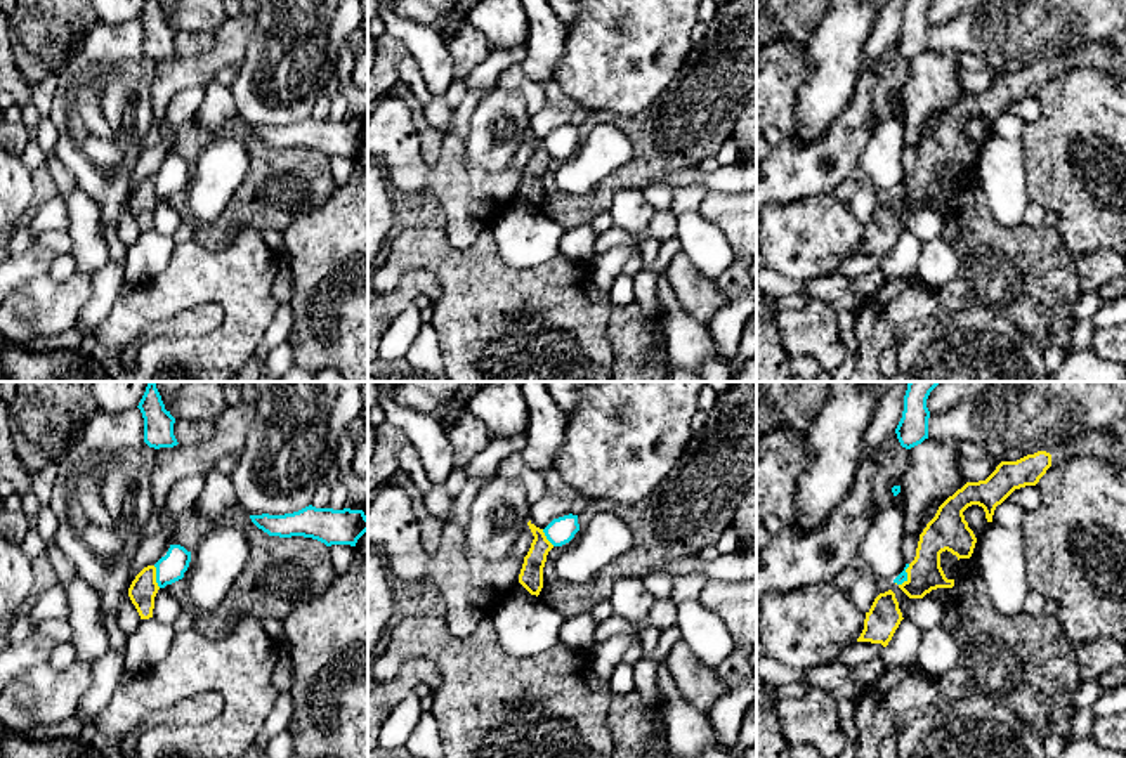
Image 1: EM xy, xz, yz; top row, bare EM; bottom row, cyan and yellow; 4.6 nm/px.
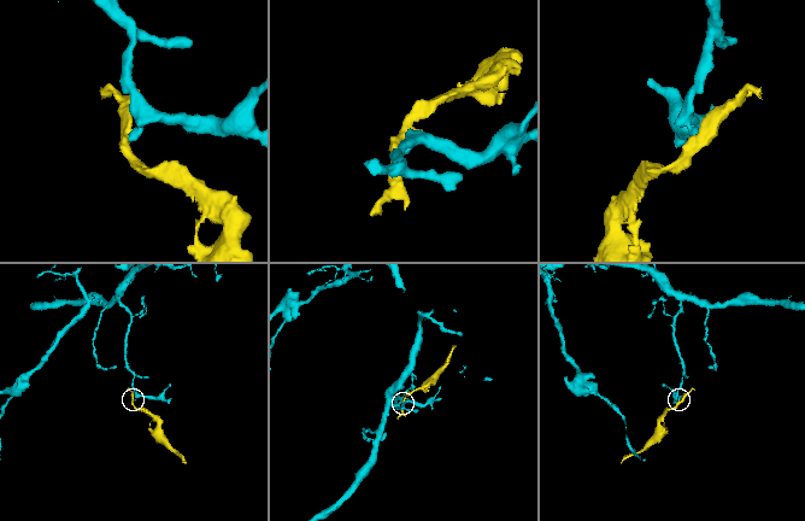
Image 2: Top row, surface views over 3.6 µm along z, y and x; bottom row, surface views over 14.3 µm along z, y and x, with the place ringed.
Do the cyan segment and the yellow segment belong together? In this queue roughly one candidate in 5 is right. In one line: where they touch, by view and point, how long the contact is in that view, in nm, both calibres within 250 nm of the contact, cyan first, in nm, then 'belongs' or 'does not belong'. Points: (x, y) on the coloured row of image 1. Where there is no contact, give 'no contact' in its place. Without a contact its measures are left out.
contact xy (157, 576); length 110 nm; calibres 130 and 130 nm; does not belong

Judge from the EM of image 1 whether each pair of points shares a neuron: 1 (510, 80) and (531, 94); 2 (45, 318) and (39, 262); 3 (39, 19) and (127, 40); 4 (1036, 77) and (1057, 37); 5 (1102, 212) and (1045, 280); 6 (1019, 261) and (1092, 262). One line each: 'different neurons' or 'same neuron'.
1: same neuron
2: different neurons
3: different neurons
4: different neurons
5: different neurons
6: different neurons

